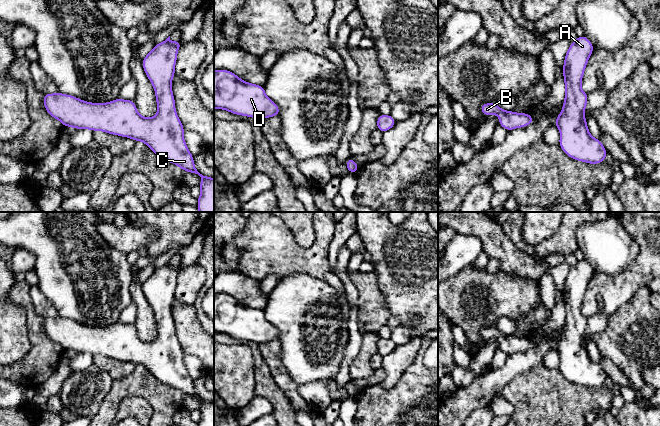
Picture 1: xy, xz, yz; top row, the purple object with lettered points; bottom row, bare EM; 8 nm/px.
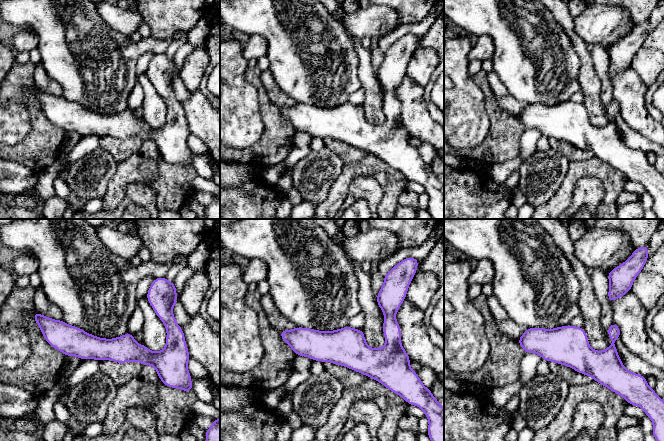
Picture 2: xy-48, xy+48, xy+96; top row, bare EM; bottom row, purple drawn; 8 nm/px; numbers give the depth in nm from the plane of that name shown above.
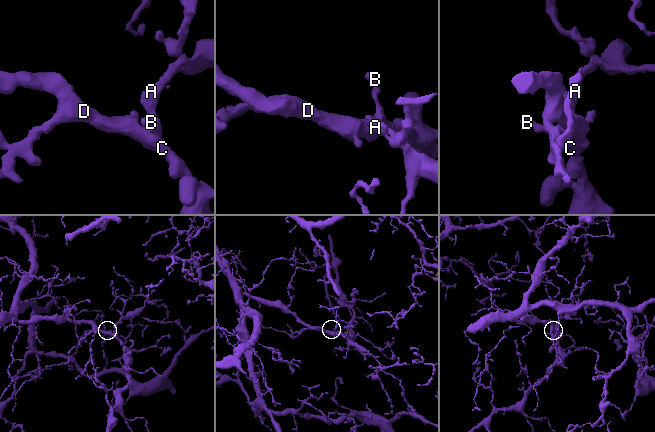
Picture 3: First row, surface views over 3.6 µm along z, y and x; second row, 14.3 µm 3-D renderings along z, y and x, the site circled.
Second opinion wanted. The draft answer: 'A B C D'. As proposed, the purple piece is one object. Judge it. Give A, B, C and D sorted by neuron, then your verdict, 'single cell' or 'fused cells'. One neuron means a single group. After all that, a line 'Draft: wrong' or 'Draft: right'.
A B C D | single cell
Draft: right

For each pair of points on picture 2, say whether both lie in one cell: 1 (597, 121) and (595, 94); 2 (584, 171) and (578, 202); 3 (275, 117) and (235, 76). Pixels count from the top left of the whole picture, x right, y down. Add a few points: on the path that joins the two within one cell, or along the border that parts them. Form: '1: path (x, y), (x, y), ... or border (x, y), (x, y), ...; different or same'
1: path (596, 114), (595, 101); same
2: border (603, 183), (594, 177), (582, 177), (572, 199); different
3: border (244, 79), (256, 89), (259, 113), (263, 122); different

